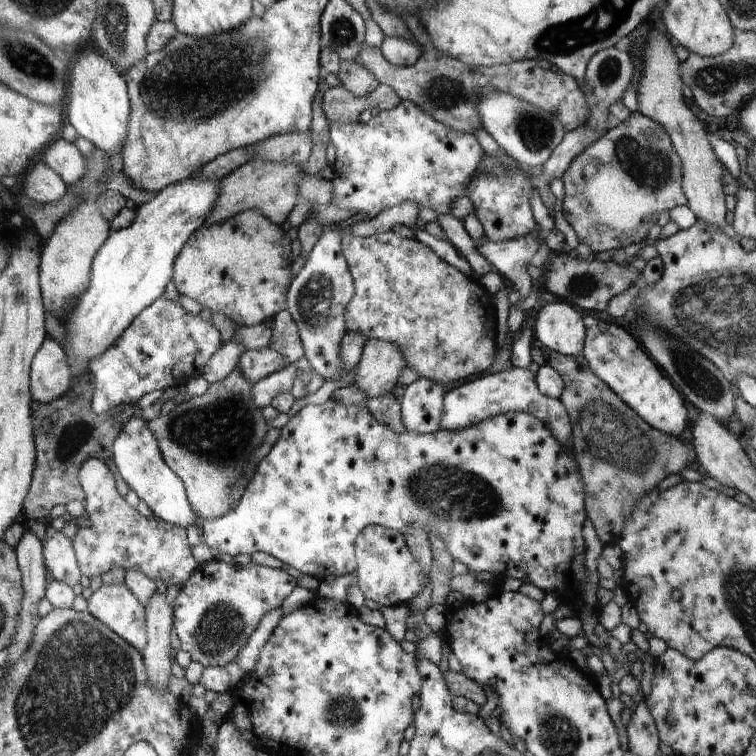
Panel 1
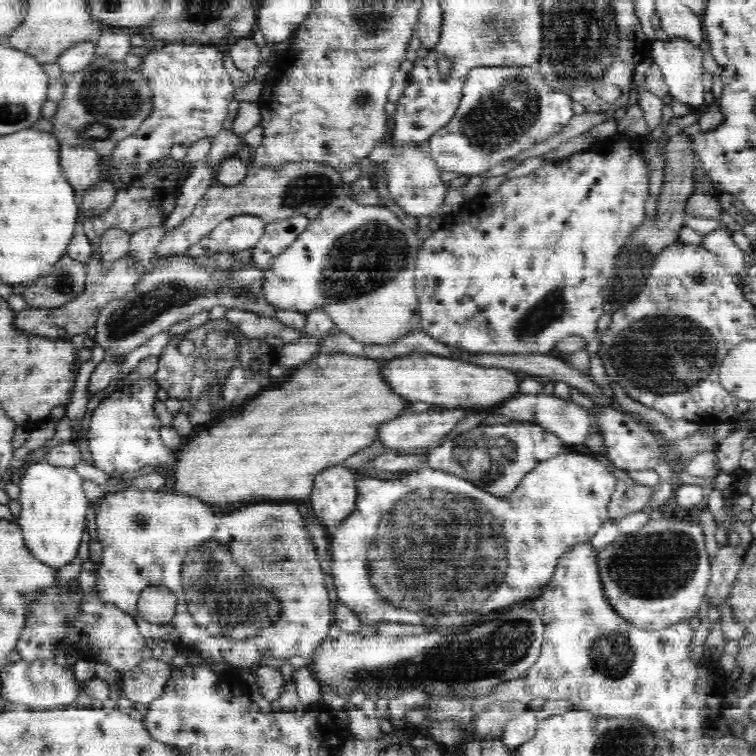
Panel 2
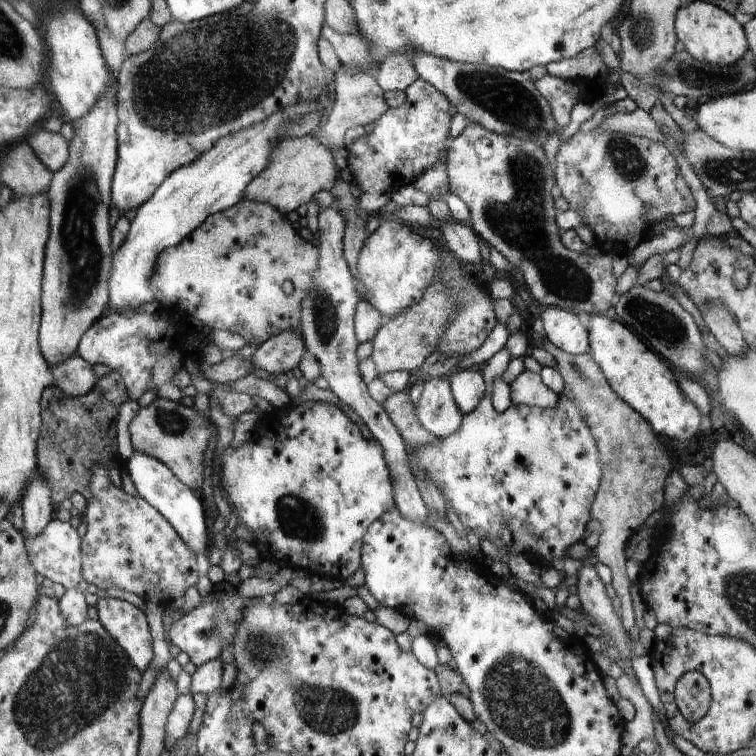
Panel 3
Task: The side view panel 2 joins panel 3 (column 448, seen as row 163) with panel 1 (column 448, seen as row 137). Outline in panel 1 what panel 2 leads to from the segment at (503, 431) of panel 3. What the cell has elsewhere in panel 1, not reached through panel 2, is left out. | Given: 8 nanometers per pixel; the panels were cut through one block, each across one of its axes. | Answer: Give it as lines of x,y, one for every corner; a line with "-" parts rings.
328,399
323,404
308,404
304,406
295,416
290,417
285,426
281,428
280,436
276,443
256,467
253,479
244,490
244,494
238,502
237,508
224,514
220,518
202,520
200,523
200,536
211,552
217,554
248,554
254,552
266,552
277,558
285,566
296,568
300,574
312,576
319,581
326,580
328,576
346,576
357,569
357,558
355,557
355,540
360,533
362,526
368,524
382,525
390,530
396,530
402,535
408,534
412,528
422,528
424,532
438,534
453,560
462,562
468,570
474,572
494,572
496,576
522,580
523,583
532,583
542,592
560,592
560,600
568,604
574,610
578,618
584,610
582,592
586,584
586,566
584,566
584,538
582,538
582,526
586,520
585,510
586,486
582,479
582,470
578,467
577,459
574,458
572,450
566,450
558,438
554,438
554,432
549,427
534,418
530,412
504,412
494,418
486,418
486,421
456,432
450,430
436,430
436,432
418,434
406,431
398,434
391,428
380,424
371,414
365,405
347,405
344,403
332,402

